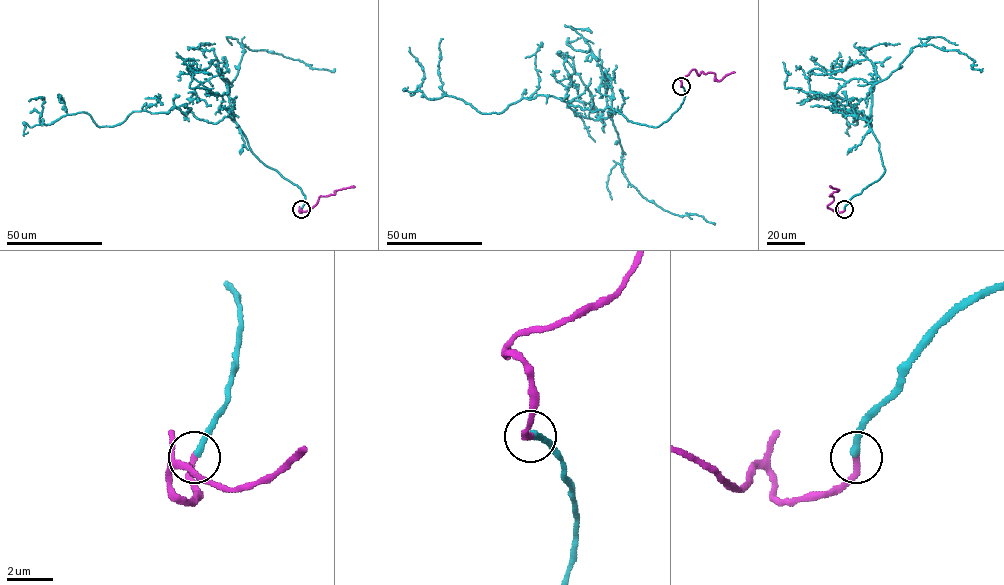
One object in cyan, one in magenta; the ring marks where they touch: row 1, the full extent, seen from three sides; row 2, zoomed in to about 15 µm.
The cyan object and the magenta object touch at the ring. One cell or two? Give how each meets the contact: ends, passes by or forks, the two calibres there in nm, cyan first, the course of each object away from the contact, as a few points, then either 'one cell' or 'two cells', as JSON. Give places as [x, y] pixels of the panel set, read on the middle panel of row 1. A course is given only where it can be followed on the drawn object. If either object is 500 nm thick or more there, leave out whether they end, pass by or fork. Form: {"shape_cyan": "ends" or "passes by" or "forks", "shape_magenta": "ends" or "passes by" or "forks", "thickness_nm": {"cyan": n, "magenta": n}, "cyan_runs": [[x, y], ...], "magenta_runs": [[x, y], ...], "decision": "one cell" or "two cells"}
{"shape_cyan": "ends", "shape_magenta": "ends", "thickness_nm": {"cyan": 300, "magenta": 280}, "cyan_runs": [[681, 86], [681, 105], [657, 127], [540, 95], [482, 113], [445, 95], [428, 99], [410, 47]], "magenta_runs": [[681, 86], [679, 79], [693, 69], [698, 75], [702, 71], [713, 72], [718, 81], [734, 71]], "decision": "one cell"}

